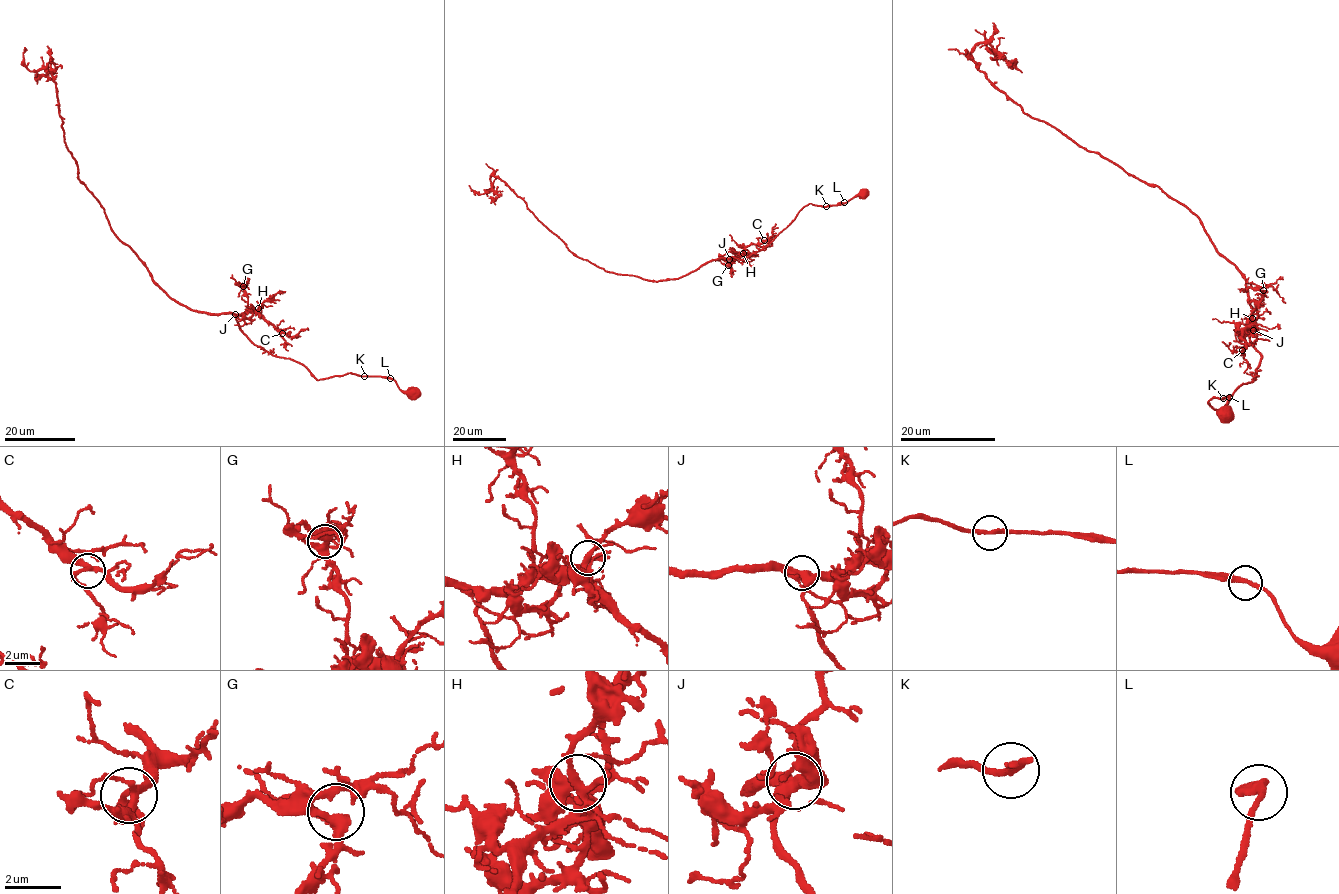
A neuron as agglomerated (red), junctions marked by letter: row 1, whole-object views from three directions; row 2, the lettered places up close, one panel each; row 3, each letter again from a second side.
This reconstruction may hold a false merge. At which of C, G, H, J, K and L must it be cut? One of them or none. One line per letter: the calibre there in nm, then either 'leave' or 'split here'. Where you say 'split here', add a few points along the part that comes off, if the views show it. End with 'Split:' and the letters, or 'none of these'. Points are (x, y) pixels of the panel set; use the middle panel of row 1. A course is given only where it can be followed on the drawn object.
C: 240 nm | leave
G: 320 nm | leave
H: 280 nm | leave
J: 400 nm | leave
K: 240 nm | leave
L: 240 nm | leave
Split: none of these

